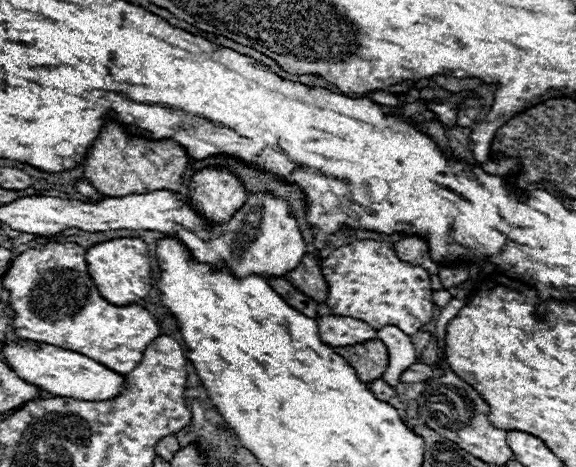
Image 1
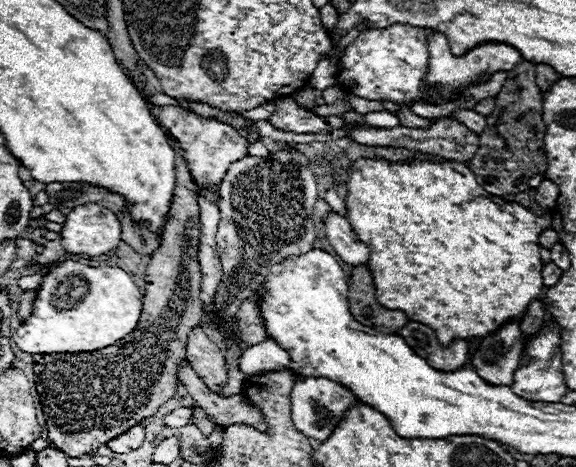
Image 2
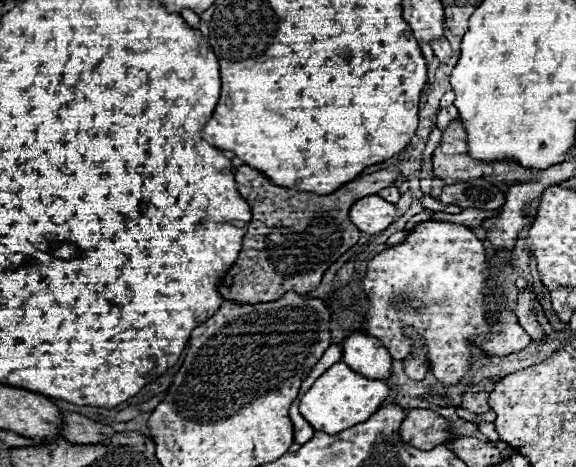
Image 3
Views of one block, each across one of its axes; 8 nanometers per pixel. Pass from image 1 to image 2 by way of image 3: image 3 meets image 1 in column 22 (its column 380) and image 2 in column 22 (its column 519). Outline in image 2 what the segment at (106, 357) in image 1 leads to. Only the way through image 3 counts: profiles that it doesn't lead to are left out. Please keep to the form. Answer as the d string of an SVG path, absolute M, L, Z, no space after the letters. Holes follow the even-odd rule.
M66 260L50 268L32 304L30 318L16 330L14 342L28 354L74 354L94 352L128 336L142 312L142 294L132 276L114 266L86 266Z

